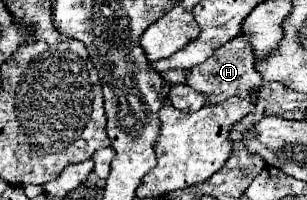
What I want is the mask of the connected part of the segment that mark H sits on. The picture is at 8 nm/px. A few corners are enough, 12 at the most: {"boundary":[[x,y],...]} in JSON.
{"boundary":[[248,35],[192,67],[188,85],[208,105],[250,99],[260,85]]}

